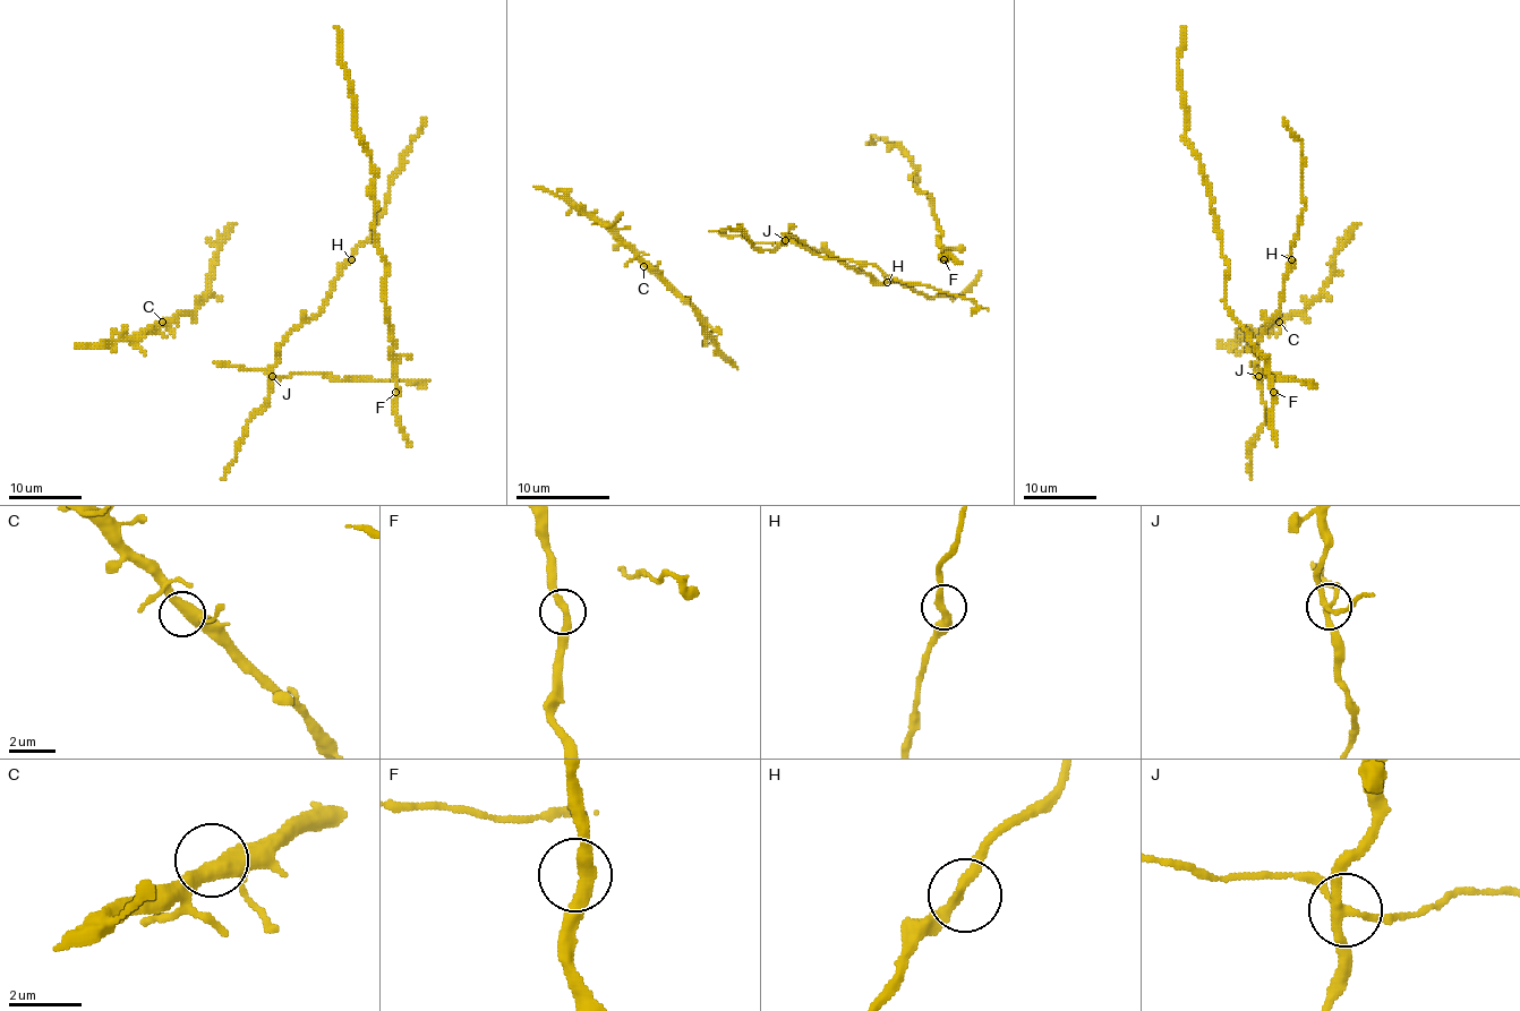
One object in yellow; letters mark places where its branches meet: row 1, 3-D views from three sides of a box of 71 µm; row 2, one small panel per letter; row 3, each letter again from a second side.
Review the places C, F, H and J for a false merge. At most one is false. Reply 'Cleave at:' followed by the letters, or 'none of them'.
Cleave at: J

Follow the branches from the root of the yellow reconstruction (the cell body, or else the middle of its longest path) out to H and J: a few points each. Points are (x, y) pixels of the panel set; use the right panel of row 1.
H: (1291, 379), (1279, 379), (1272, 373), (1264, 378), (1255, 374), (1257, 343), (1279, 313), (1291, 259)
J: (1291, 379), (1279, 379), (1272, 373), (1264, 378), (1258, 376)

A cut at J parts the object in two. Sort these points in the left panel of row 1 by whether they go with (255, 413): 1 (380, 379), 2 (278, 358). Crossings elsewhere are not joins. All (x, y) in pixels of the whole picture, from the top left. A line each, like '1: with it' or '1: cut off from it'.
1: cut off from it
2: with it

